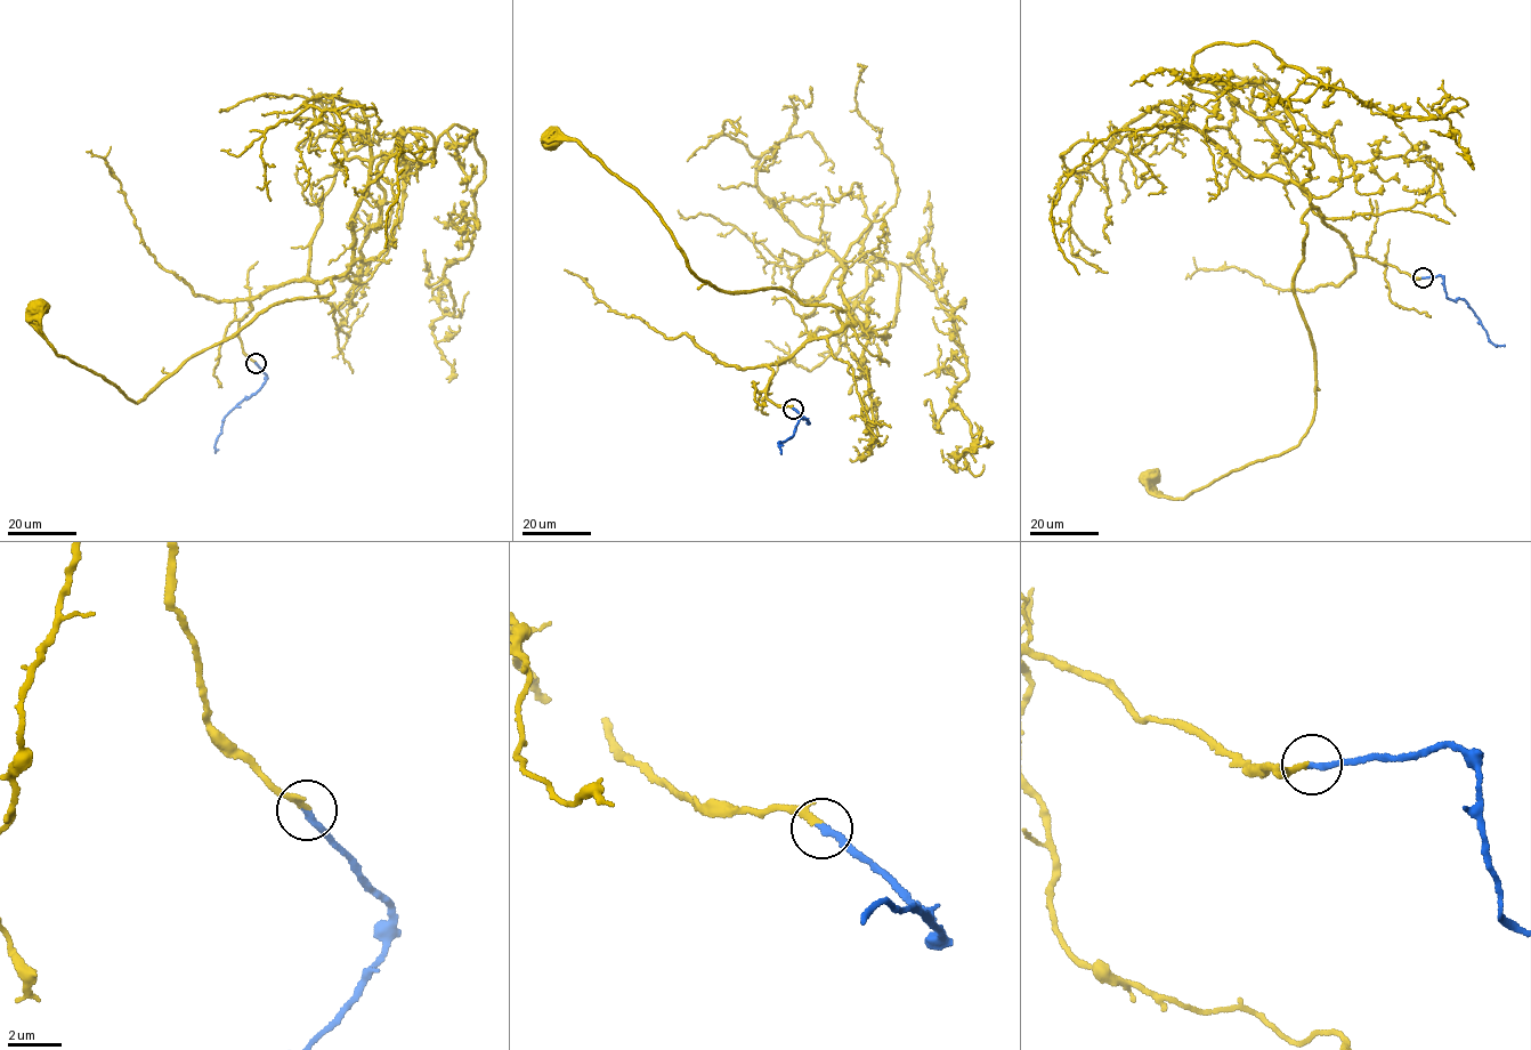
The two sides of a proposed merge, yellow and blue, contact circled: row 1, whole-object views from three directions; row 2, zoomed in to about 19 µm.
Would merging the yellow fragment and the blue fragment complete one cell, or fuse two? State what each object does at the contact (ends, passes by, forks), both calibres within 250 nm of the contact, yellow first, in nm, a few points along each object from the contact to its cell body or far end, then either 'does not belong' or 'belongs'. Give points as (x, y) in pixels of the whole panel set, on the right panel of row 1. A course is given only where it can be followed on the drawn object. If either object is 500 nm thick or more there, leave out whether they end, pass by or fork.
yellow ends | blue ends | 220/240 nm | yellow via (1422, 277), (1354, 255), (1311, 208), (1293, 288), (1313, 348), (1307, 431), (1179, 499), (1149, 491), (1150, 478) | blue via (1423, 277), (1443, 279), (1447, 297), (1466, 300), (1491, 341), (1505, 345) | belongs

